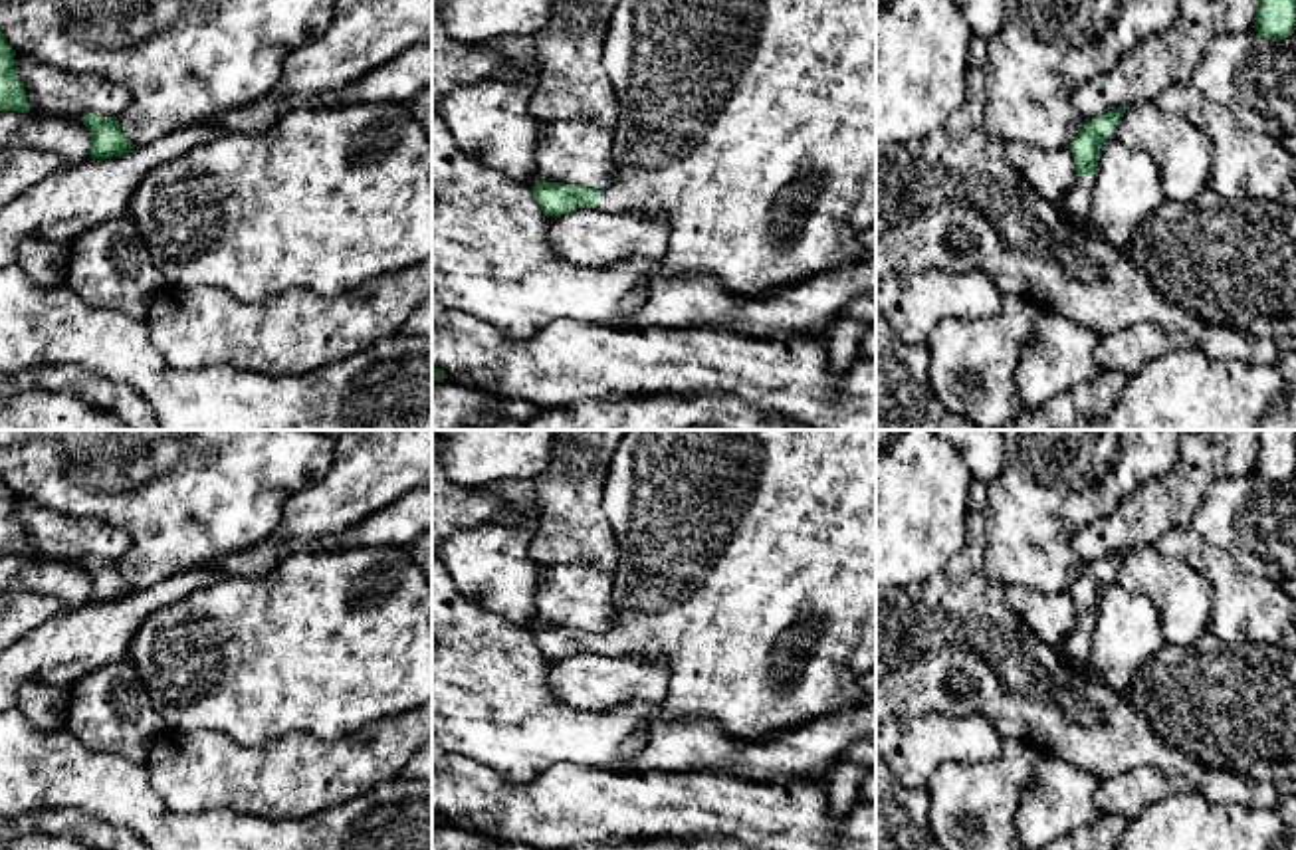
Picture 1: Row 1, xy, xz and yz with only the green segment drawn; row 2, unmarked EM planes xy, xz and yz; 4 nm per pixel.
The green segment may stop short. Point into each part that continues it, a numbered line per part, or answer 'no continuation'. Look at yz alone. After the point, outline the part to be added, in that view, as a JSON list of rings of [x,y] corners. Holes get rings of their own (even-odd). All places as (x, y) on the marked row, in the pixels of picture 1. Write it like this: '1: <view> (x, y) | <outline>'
1: yz (1077, 207) | [[[1076,176],[1074,186],[1066,190],[1064,204],[1058,208],[1076,224],[1086,226],[1090,232],[1098,234],[1090,226],[1094,178],[1096,176]]]

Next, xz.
1: xz (750, 123) | [[[618,0],[606,28],[602,67],[612,81],[618,103],[618,119],[612,127],[616,178],[600,190],[598,210],[638,210],[664,214],[668,220],[668,248],[658,269],[666,275],[707,275],[739,295],[761,295],[814,277],[820,271],[852,266],[864,260],[860,236],[876,226],[876,0]]]

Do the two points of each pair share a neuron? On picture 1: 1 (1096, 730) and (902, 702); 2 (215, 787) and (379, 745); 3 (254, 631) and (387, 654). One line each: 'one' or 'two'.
1: one
2: one
3: one

